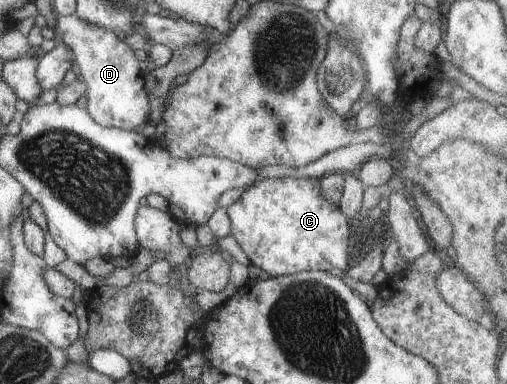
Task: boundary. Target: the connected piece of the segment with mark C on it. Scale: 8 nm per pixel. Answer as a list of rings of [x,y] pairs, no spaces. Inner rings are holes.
[[[278,177],[273,179],[260,179],[253,182],[240,196],[240,198],[234,204],[227,208],[228,216],[231,220],[231,235],[239,242],[242,250],[247,254],[247,257],[251,260],[251,263],[262,270],[265,270],[271,277],[279,277],[282,275],[293,275],[301,273],[302,271],[328,271],[332,268],[338,268],[338,270],[348,270],[353,265],[355,255],[351,253],[351,246],[358,234],[356,234],[352,225],[346,215],[340,210],[339,204],[327,201],[322,194],[321,180],[319,178],[310,177]]]

